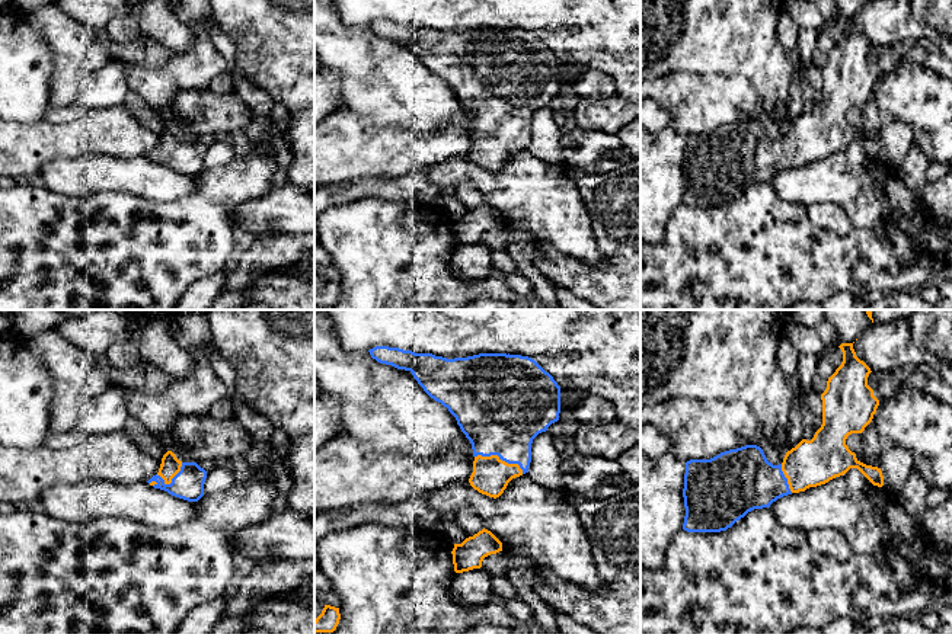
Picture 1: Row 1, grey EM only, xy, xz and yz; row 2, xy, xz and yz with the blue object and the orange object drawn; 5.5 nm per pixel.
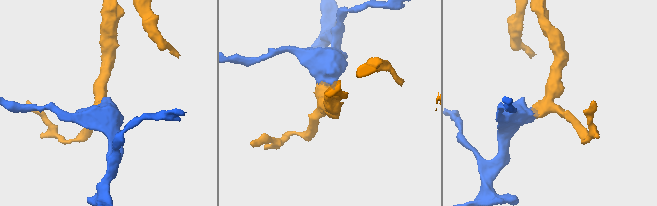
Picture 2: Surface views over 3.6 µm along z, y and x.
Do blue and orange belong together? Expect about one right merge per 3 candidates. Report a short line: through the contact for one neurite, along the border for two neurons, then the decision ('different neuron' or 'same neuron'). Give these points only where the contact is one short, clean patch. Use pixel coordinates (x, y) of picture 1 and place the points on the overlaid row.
xz (501, 413), (501, 458), (491, 476) | same neuron

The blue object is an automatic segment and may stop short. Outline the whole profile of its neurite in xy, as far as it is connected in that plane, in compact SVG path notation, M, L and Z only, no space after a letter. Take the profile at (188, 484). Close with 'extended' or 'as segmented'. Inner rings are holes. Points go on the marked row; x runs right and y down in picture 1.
M167 451L162 458L159 473L147 483L175 497L198 502L204 496L205 478L207 471L197 462L182 462L172 451Z; extended

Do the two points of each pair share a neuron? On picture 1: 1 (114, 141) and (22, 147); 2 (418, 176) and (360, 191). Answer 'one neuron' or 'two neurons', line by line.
1: one neuron
2: one neuron

